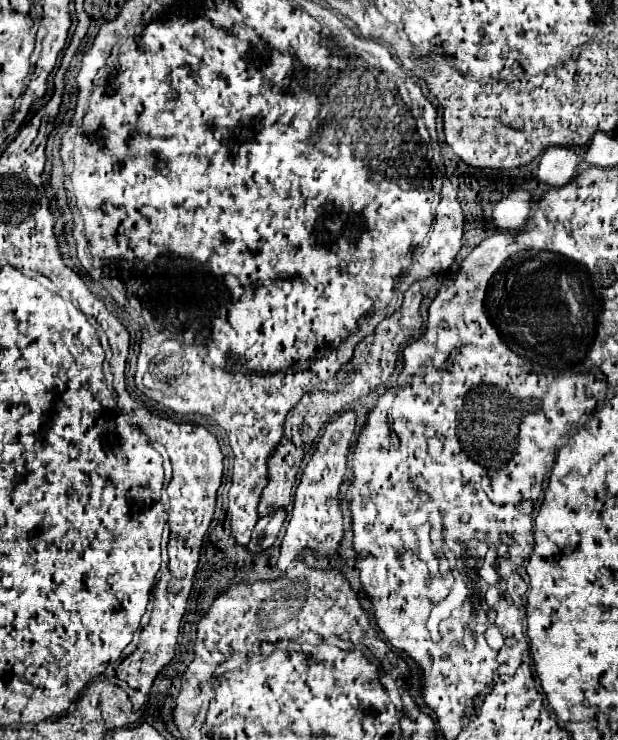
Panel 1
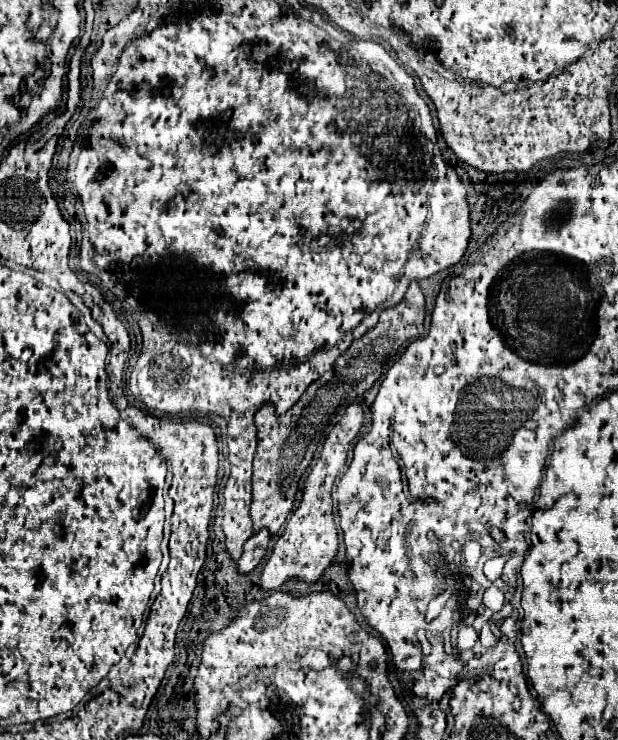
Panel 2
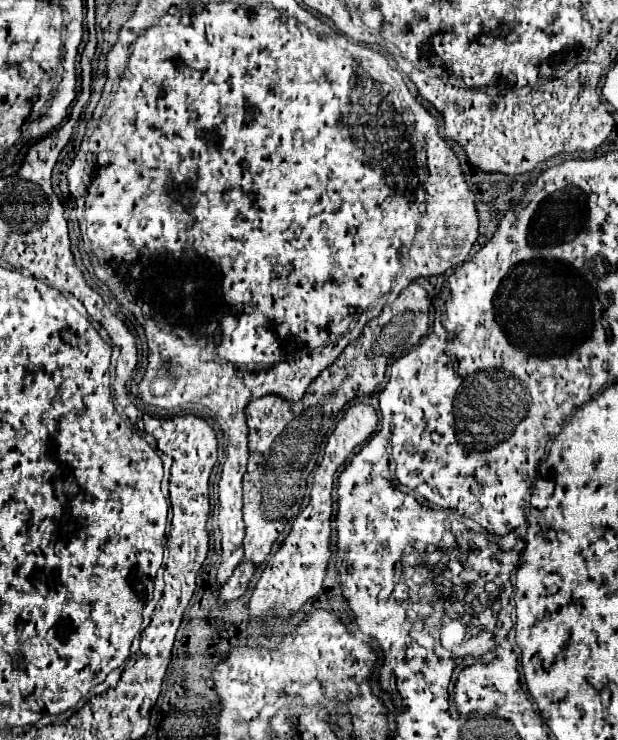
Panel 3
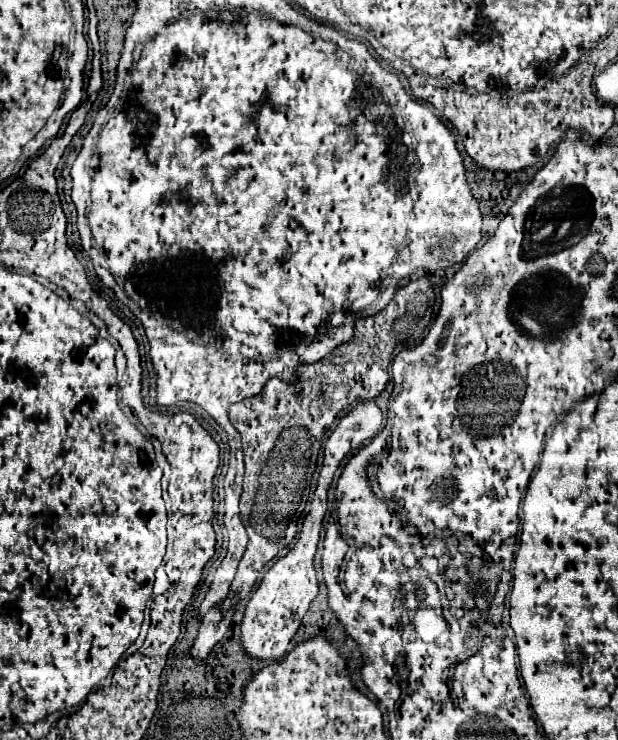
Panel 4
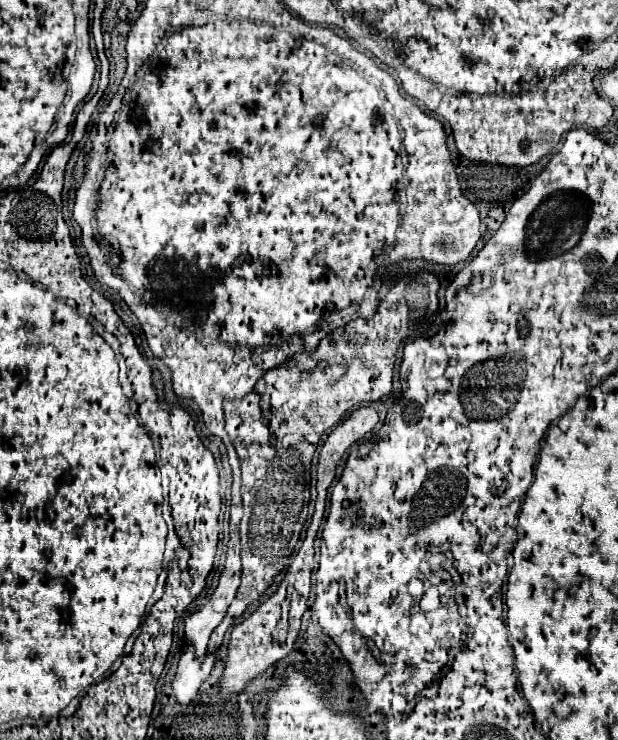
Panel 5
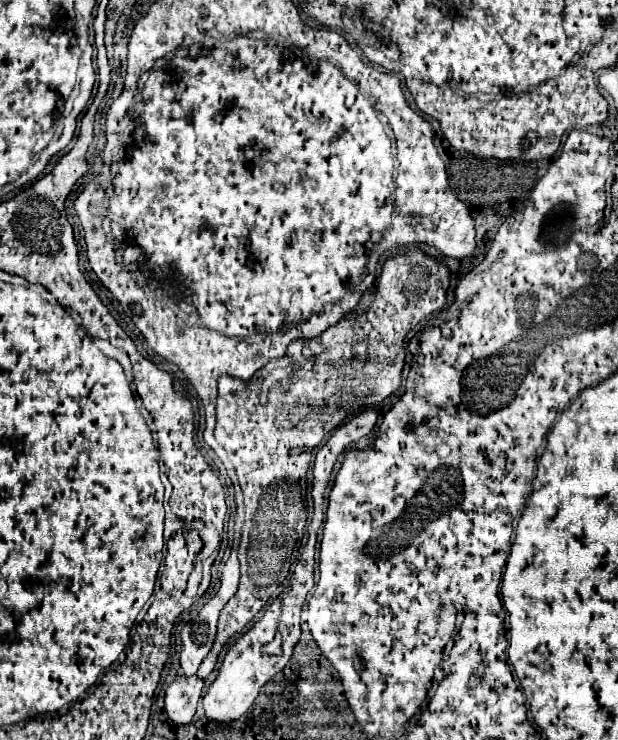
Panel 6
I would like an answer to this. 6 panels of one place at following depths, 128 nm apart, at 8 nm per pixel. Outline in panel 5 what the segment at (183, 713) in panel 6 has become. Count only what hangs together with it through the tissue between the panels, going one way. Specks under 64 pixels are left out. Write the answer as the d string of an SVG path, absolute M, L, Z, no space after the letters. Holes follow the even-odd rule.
M188 646L188 650L182 654L178 662L178 670L172 682L172 690L180 706L188 706L196 700L198 690L202 682L210 676L212 668L214 668L214 656L196 658L194 648Z

